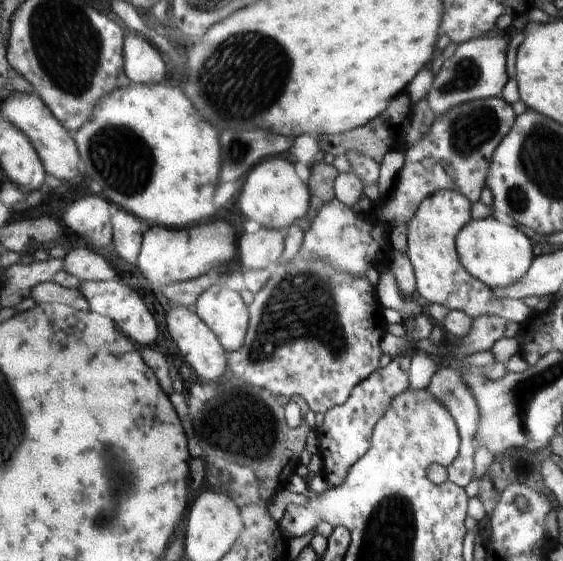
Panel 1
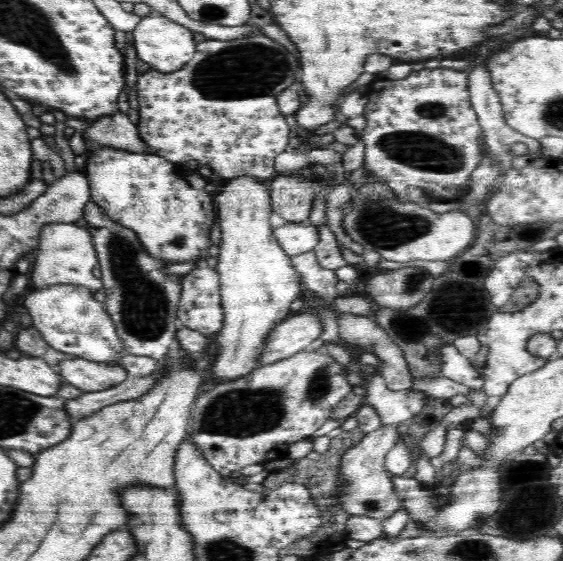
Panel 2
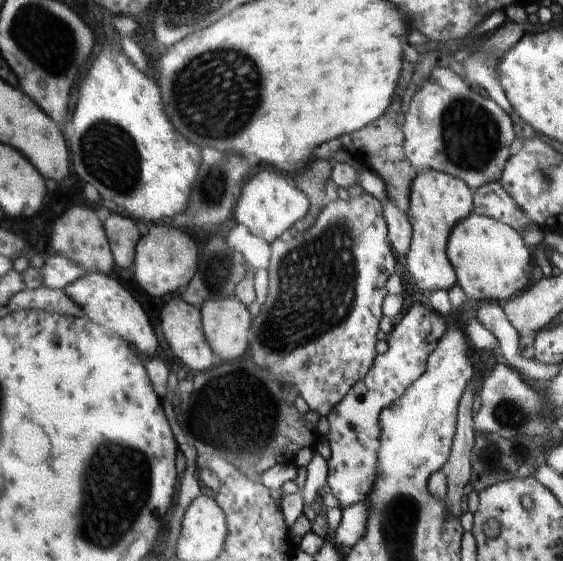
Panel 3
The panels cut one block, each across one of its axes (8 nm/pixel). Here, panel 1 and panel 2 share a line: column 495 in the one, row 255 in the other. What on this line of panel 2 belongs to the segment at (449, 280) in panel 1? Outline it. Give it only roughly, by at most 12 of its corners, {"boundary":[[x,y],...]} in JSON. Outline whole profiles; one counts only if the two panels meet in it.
{"boundary":[[313,250],[291,257],[303,289],[322,298],[339,296],[335,270],[320,266]]}

